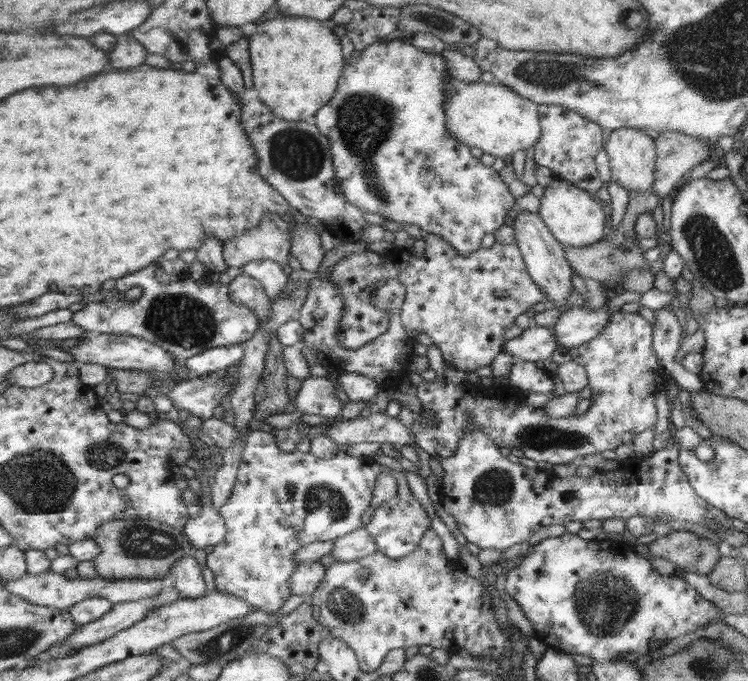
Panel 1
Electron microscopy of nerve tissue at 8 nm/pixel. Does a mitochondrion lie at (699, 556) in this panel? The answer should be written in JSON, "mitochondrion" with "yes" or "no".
{"mitochondrion":"yes"}

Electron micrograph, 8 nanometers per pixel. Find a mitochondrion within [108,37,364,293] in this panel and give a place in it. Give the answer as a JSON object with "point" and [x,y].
{"point":[295,153]}

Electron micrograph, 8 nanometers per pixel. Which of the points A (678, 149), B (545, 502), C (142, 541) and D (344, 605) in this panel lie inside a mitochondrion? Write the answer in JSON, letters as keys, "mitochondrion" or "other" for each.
{"A":"other","B":"other","C":"mitochondrion","D":"mitochondrion"}

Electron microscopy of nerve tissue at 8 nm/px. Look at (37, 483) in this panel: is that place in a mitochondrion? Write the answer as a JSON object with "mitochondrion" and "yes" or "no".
{"mitochondrion":"yes"}

